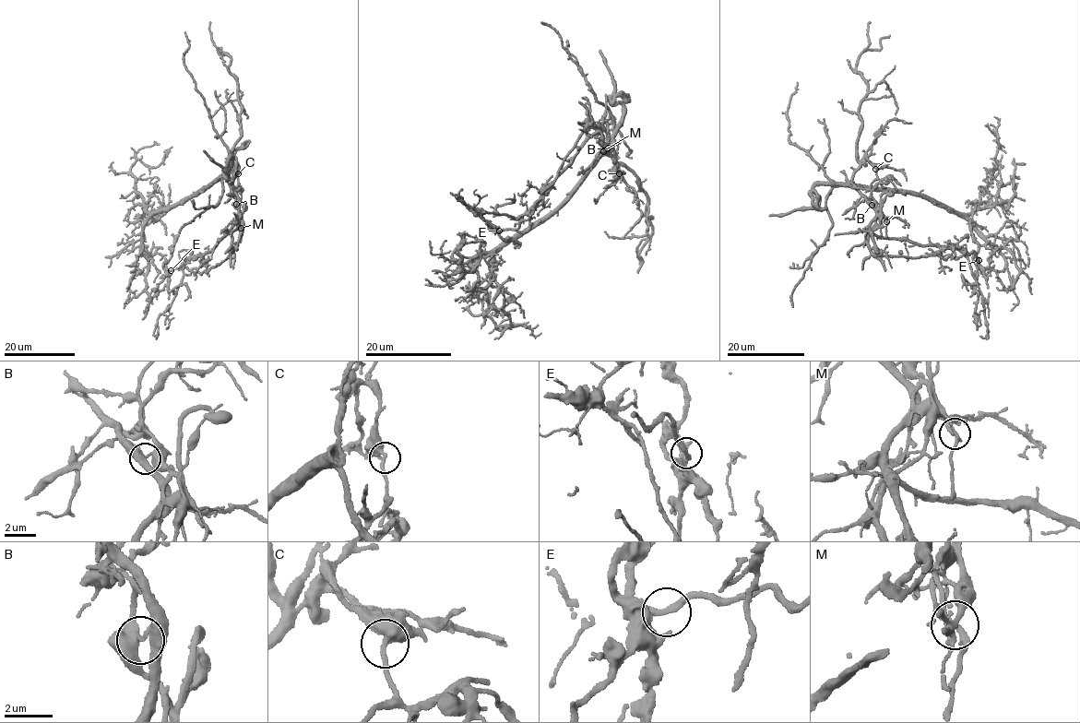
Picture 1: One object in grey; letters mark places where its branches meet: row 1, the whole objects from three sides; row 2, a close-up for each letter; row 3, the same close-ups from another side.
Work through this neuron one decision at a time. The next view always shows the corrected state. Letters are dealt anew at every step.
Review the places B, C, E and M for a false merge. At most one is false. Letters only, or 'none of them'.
B

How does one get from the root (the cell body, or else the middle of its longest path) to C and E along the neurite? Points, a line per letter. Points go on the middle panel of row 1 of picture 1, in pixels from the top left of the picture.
C: (608, 146), (613, 146), (611, 156), (617, 162), (619, 173)
E: (608, 146), (611, 145), (606, 148), (599, 126), (585, 129), (536, 203), (531, 217), (517, 229), (499, 231)

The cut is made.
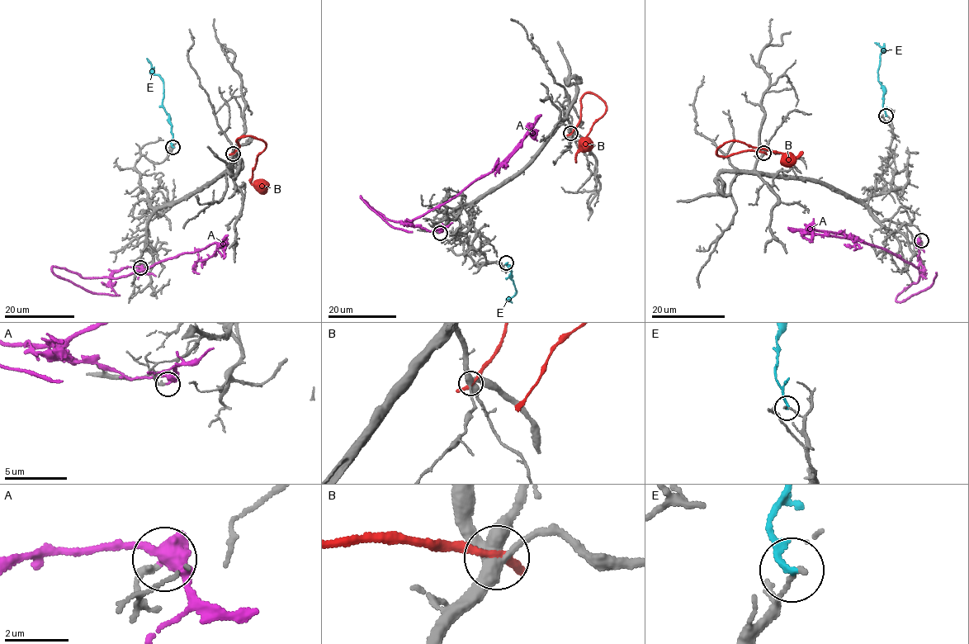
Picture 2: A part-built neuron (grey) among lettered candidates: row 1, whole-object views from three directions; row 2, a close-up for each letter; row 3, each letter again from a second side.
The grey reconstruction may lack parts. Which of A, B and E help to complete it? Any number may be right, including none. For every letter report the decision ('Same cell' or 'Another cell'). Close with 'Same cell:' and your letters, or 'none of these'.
A: Another cell
B: Another cell
E: Another cell
Same cell: none of these

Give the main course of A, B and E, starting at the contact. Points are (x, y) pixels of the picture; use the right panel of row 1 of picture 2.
A: (921, 240), (918, 241), (920, 246), (919, 266), (914, 266), (886, 248), (853, 234), (814, 229), (787, 229)
B: (763, 153), (752, 150), (724, 157), (716, 151), (726, 142), (738, 140), (796, 158), (787, 162), (783, 158)
E: (886, 116), (882, 106), (884, 87), (878, 81), (877, 69), (883, 49), (874, 43)

